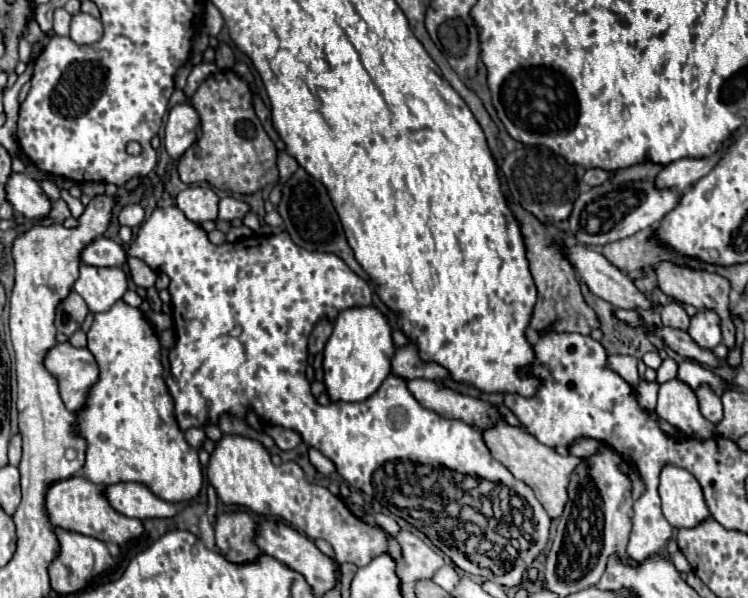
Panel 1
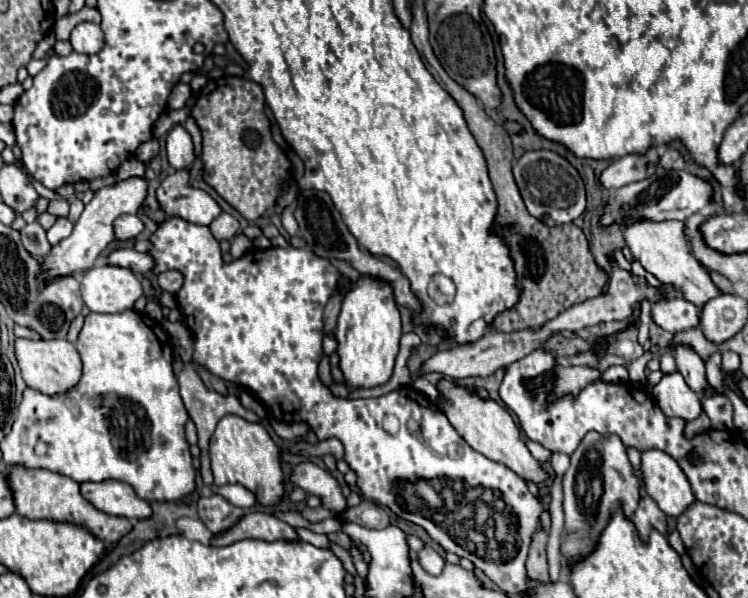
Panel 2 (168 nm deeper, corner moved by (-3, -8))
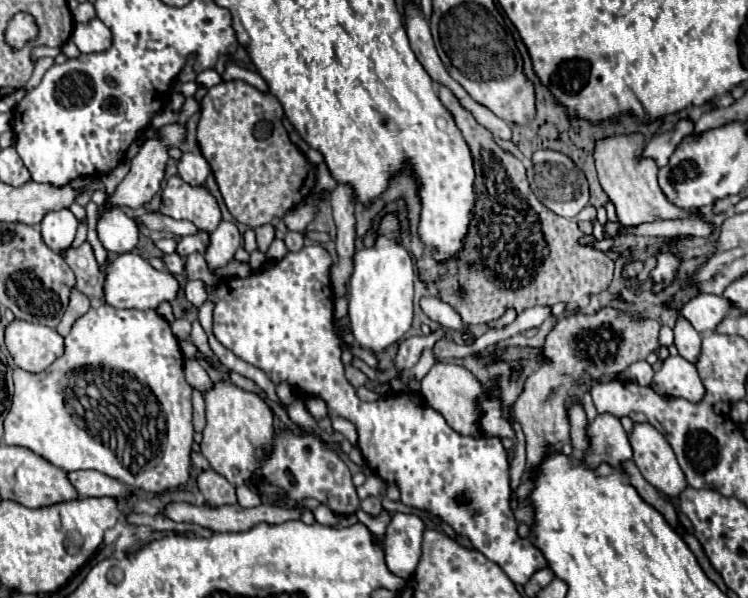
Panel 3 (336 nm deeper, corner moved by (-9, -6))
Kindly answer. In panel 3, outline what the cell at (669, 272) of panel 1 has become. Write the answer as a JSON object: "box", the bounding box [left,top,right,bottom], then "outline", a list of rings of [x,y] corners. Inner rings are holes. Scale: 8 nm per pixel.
{"box":[593,132,687,226],"outline":[[[635,132],[635,134],[617,134],[617,136],[607,136],[603,140],[597,140],[593,146],[593,158],[599,174],[599,182],[607,196],[613,200],[617,208],[619,222],[623,226],[637,226],[641,222],[655,222],[659,220],[679,220],[685,218],[687,212],[679,210],[673,202],[667,200],[667,196],[661,192],[657,184],[657,172],[659,166],[655,164],[653,158],[643,156],[645,148],[645,136]]]}

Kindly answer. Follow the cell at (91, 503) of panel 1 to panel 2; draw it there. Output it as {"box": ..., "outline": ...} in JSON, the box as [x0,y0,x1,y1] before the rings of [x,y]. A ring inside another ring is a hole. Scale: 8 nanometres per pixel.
{"box":[7,466,133,544],"outline":[[[15,466],[9,470],[7,480],[9,480],[9,486],[13,490],[17,514],[21,514],[29,520],[53,520],[53,522],[81,524],[93,536],[97,536],[99,540],[109,542],[109,544],[119,542],[133,528],[131,520],[119,518],[119,516],[109,516],[109,514],[97,510],[91,502],[87,502],[83,498],[79,484],[63,474],[55,474],[49,470],[23,470],[21,466]]]}

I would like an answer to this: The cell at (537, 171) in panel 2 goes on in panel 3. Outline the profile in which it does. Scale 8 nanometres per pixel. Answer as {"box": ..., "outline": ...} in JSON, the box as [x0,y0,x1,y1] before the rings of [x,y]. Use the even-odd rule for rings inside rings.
{"box":[527,150,589,218],"outline":[[[537,150],[531,158],[531,166],[527,170],[529,184],[535,192],[535,196],[555,214],[563,218],[575,218],[589,200],[589,186],[585,174],[575,166],[575,162],[555,150]]]}

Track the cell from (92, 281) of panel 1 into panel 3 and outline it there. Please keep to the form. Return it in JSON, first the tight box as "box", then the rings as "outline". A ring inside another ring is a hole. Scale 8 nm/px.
{"box":[105,252,181,310],"outline":[[[135,252],[117,256],[117,260],[109,264],[105,276],[105,300],[115,308],[139,308],[139,310],[157,308],[161,302],[175,300],[179,288],[181,286],[171,272],[155,270],[145,258],[141,258]]]}

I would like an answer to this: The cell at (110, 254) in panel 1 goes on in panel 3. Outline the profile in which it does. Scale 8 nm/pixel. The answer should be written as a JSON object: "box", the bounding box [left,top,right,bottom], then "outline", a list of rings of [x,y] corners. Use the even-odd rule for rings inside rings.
{"box":[163,254,185,276],"outline":[[[165,254],[163,260],[165,260],[167,270],[169,270],[171,274],[179,274],[179,276],[185,274],[185,262],[183,262],[183,258],[181,258],[179,254]]]}

